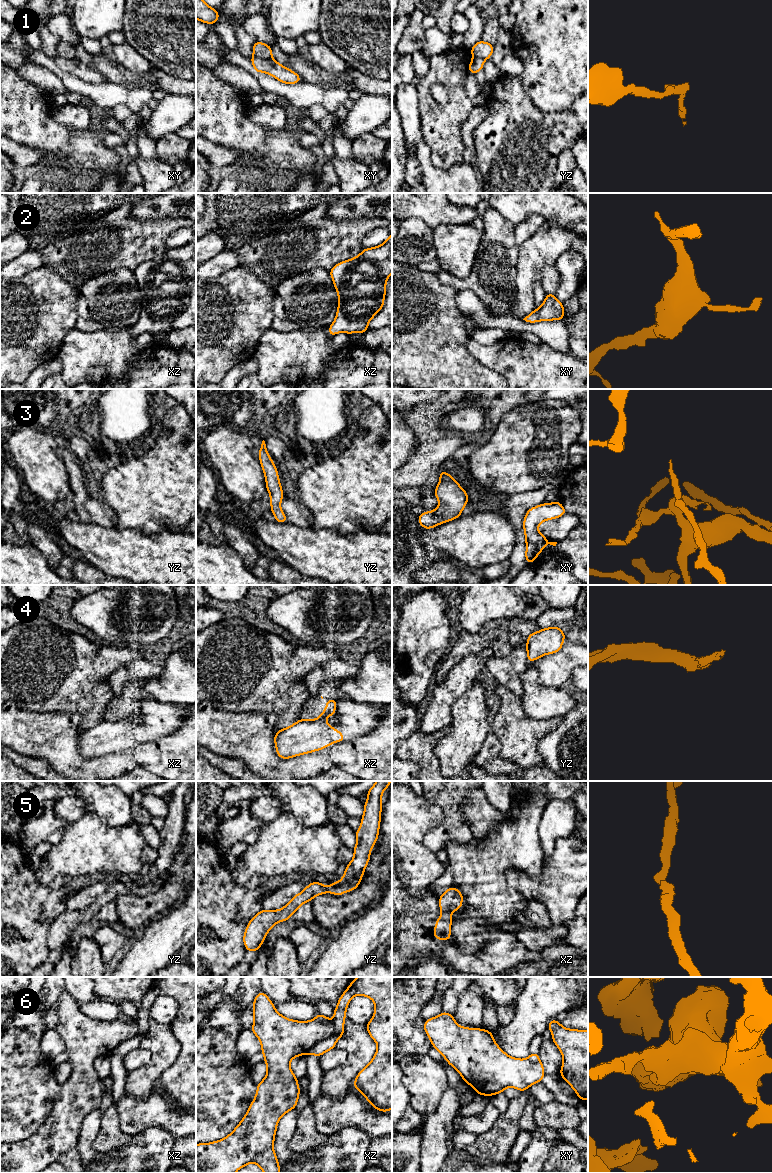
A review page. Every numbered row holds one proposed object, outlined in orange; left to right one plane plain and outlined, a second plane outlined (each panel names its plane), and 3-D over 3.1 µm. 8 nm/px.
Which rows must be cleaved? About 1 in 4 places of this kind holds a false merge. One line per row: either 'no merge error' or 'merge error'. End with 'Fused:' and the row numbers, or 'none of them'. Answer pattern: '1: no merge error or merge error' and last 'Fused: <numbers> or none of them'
1: merge error
2: no merge error
3: no merge error
4: merge error
5: no merge error
6: merge error
Fused: 1, 4, 6

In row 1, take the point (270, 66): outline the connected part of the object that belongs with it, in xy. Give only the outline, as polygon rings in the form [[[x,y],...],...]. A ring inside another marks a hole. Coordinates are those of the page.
[[[254,55],[250,61],[254,66],[254,72],[267,73],[284,84],[296,84],[302,80],[297,73],[284,67],[272,58],[262,59]]]

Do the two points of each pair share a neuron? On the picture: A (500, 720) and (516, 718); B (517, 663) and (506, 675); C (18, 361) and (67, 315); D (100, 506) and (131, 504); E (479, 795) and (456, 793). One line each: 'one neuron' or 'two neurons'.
A: one neuron
B: one neuron
C: one neuron
D: two neurons
E: two neurons

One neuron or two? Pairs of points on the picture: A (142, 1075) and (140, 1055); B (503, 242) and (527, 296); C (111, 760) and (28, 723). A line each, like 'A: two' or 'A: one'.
A: two
B: two
C: one

